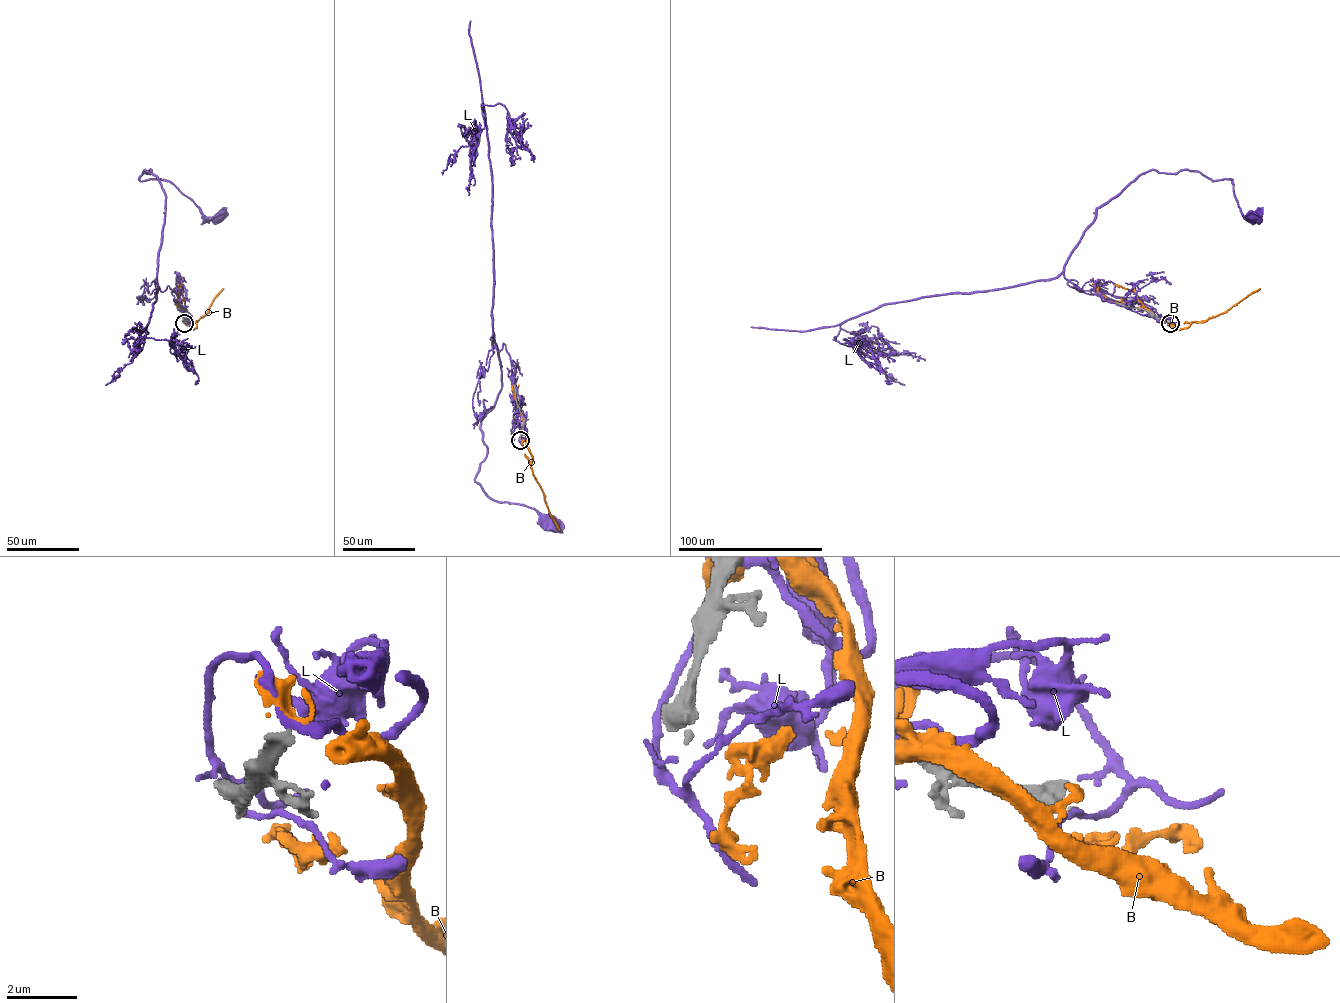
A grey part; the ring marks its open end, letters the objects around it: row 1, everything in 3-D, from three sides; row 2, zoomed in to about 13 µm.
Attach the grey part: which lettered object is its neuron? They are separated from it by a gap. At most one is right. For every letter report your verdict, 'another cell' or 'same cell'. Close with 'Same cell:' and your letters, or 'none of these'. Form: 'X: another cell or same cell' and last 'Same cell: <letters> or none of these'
B: another cell
L: another cell
Same cell: none of these

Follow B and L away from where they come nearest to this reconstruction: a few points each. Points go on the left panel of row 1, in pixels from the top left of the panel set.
B: (185, 324), (196, 327), (194, 321), (208, 312), (223, 288)
L: (184, 323), (175, 290), (155, 280), (165, 193), (151, 170), (138, 178), (171, 182), (217, 218)

